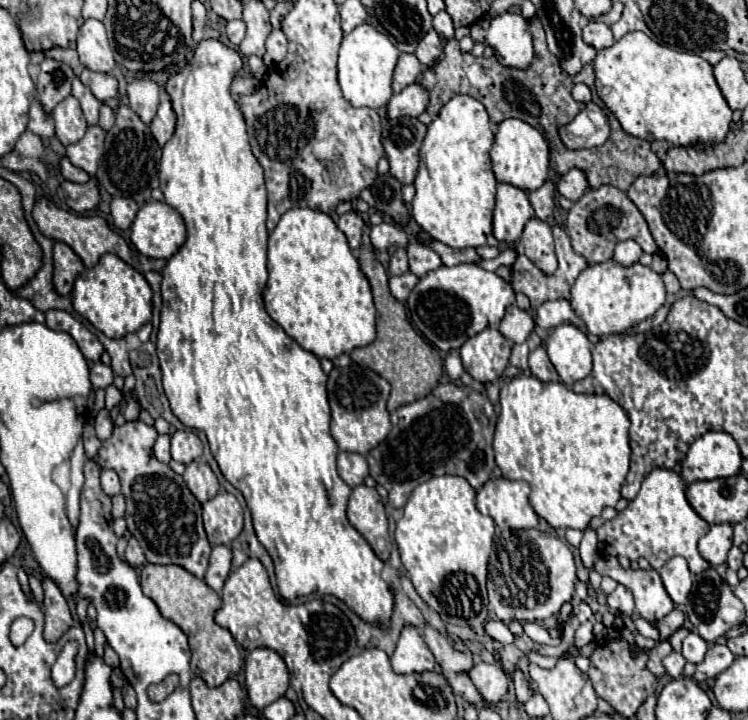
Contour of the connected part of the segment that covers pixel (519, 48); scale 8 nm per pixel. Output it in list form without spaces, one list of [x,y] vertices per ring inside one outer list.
[[[506,11],[504,15],[492,17],[486,31],[486,43],[494,49],[502,65],[526,69],[532,63],[532,35],[528,29],[528,19],[520,13]]]

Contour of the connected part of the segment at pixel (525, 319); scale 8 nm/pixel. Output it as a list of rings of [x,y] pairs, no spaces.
[[[510,305],[500,323],[500,333],[512,343],[524,343],[532,331],[534,331],[532,315],[518,309],[518,305]]]

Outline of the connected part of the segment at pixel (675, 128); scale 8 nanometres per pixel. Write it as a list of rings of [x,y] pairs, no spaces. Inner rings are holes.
[[[626,33],[612,47],[600,49],[594,59],[596,91],[604,105],[616,115],[622,129],[638,139],[664,139],[678,147],[696,143],[720,143],[726,139],[732,123],[732,109],[728,107],[714,75],[712,65],[696,53],[678,53],[652,41],[646,33]]]

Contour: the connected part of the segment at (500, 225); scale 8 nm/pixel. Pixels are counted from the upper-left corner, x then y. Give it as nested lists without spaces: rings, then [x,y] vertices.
[[[498,183],[496,209],[494,209],[494,237],[500,243],[512,245],[520,239],[522,229],[528,219],[532,219],[534,209],[528,201],[524,189],[510,183]]]

